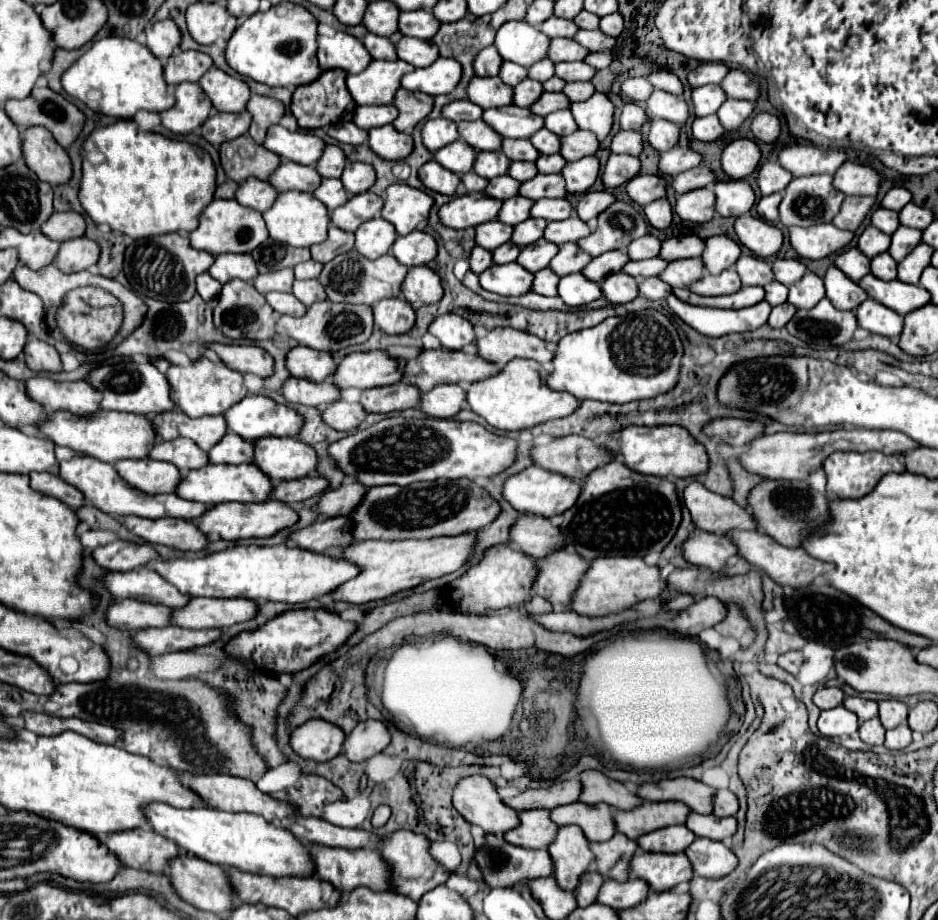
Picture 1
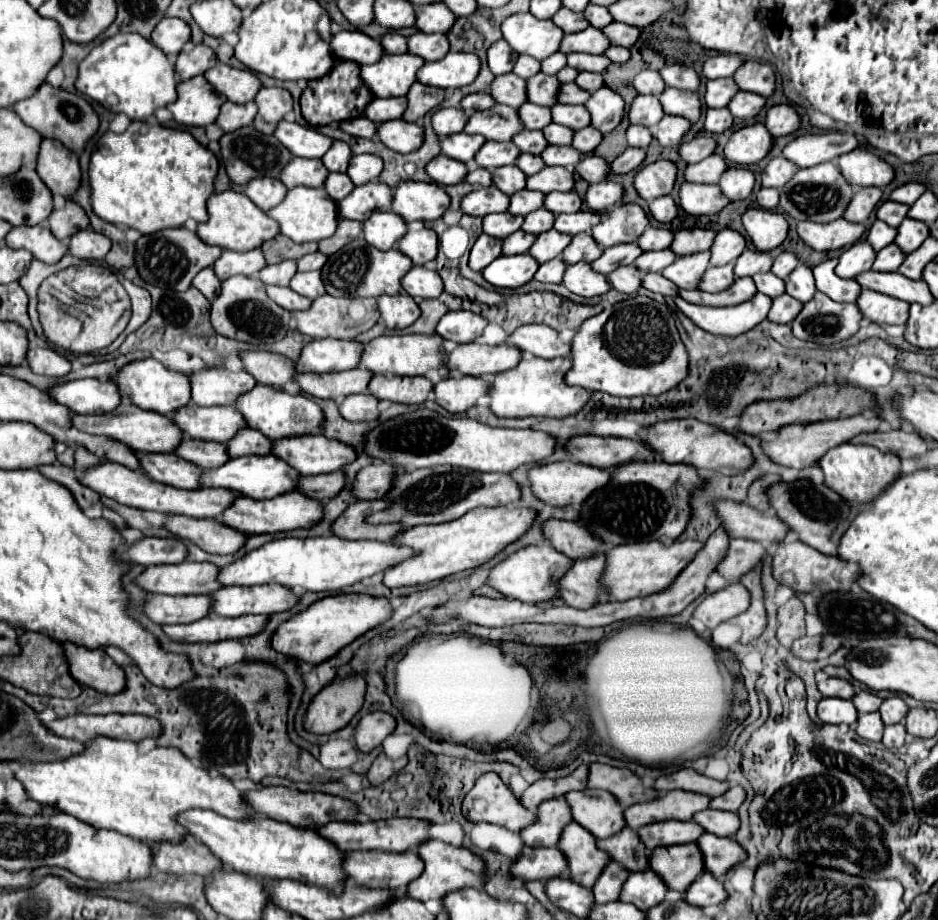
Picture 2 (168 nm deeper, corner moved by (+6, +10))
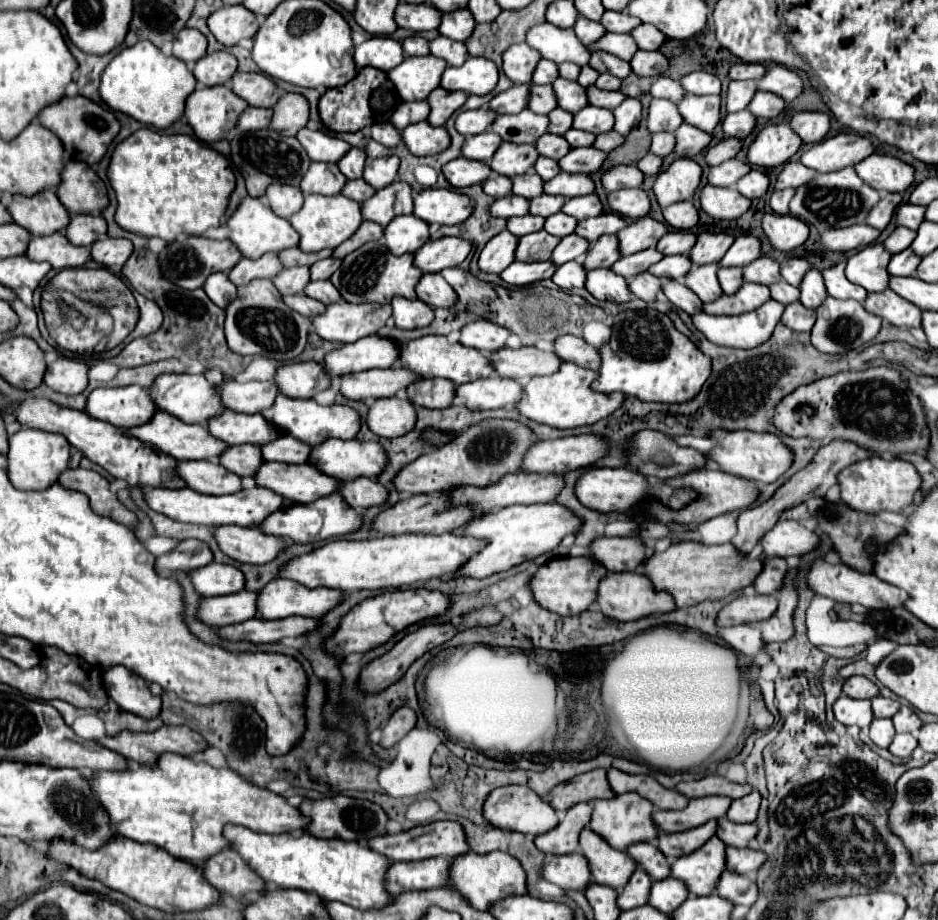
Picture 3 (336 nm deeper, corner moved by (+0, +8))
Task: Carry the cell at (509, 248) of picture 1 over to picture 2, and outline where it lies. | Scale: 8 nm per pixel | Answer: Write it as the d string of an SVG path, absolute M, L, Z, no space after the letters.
M515 231L511 235L507 235L501 243L503 243L503 255L519 255L519 253L527 253L527 249L533 245L535 235L529 235L525 231Z

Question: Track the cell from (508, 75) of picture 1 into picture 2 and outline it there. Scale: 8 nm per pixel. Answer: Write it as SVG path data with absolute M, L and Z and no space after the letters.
M519 55L517 61L515 61L515 65L513 65L513 73L517 77L523 77L523 79L529 79L531 75L539 73L539 69L541 69L539 61L533 59L533 57L529 57L529 55Z

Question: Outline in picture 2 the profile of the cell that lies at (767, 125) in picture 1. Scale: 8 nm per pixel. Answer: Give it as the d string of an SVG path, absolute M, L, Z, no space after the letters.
M773 105L767 109L765 127L773 137L789 135L799 129L799 115L791 105Z

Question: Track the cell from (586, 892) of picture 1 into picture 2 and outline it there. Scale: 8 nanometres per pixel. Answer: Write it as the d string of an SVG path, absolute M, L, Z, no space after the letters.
M611 861L603 873L599 875L599 879L595 881L593 885L593 897L595 897L595 903L609 903L609 901L615 901L619 897L619 889L623 885L623 881L627 879L627 871Z

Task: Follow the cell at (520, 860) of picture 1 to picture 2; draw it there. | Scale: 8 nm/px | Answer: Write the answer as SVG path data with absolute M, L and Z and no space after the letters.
M523 847L521 855L511 863L509 871L521 881L551 879L563 873L567 861L557 847Z

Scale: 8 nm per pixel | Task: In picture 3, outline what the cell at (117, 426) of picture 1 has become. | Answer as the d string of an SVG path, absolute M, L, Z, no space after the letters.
M157 411L149 423L135 427L135 429L127 429L127 433L145 443L159 447L163 453L175 457L177 461L193 461L193 459L209 459L209 461L215 459L217 461L217 455L221 455L221 451L225 447L229 447L229 445L221 443L219 439L213 439L213 435L209 435L209 431L205 431L205 425L183 423L181 419L177 419L165 411Z

